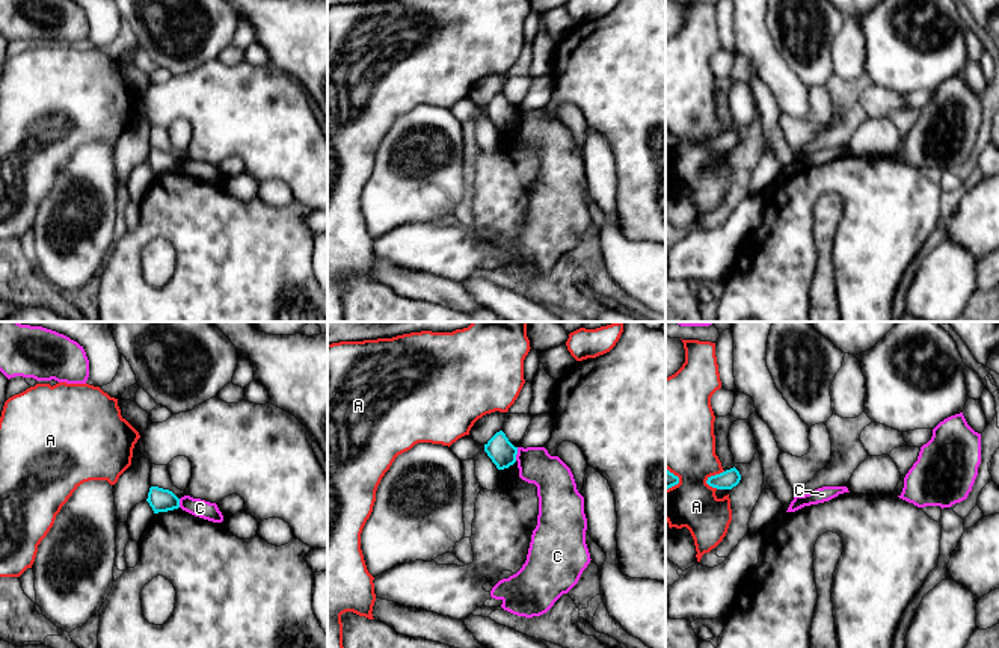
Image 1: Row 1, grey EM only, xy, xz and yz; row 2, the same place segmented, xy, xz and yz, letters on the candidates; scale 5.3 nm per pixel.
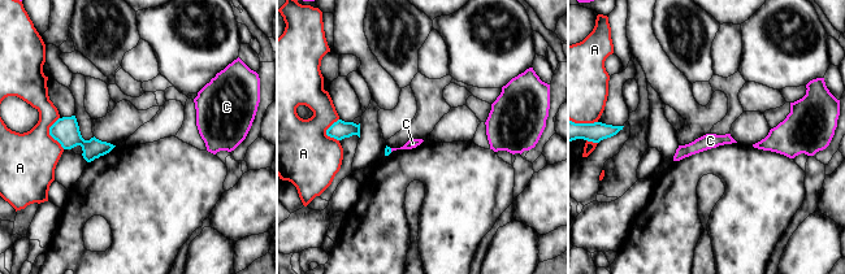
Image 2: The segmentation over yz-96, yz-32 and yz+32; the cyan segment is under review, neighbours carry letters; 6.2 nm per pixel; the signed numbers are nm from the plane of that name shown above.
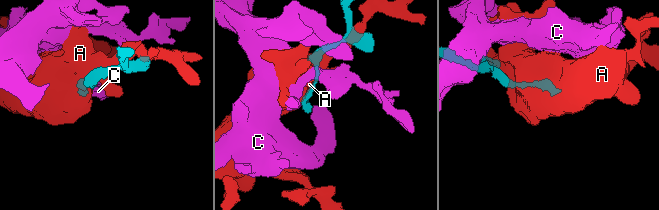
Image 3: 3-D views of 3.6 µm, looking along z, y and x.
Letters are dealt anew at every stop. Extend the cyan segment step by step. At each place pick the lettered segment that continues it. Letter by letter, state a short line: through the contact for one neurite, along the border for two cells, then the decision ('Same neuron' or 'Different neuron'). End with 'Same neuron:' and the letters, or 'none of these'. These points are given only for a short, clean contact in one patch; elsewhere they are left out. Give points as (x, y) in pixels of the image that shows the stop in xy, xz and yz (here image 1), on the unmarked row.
A: Different neuron
C: Line: xz (518, 109), (515, 121). Different neuron
Same neuron: none of these

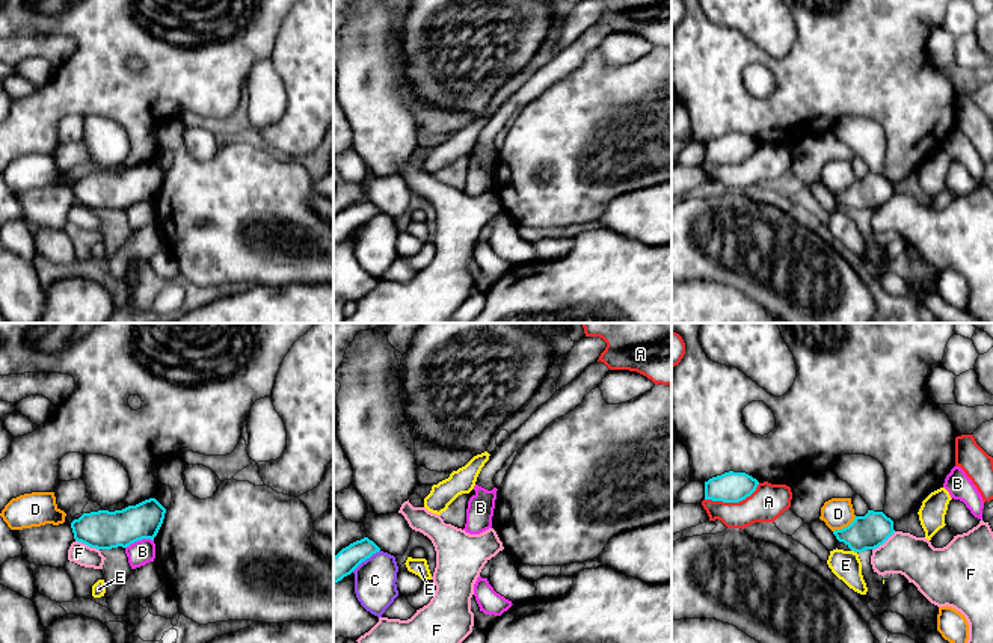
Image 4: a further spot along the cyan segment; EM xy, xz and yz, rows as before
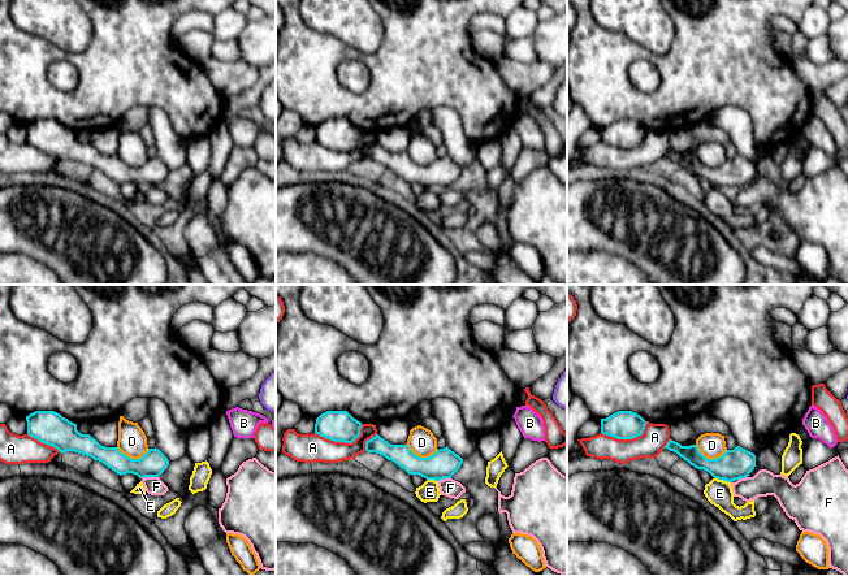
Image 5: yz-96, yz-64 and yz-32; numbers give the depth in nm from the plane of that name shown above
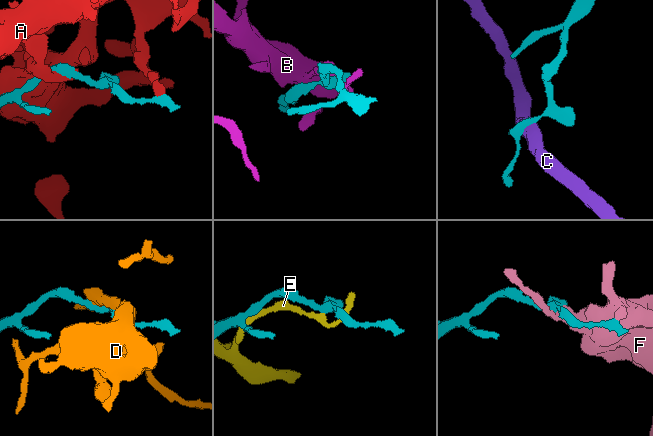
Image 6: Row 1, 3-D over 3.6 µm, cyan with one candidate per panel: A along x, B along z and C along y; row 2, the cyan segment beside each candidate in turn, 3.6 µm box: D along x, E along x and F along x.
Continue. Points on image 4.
A: Different neuron
B: Line: xy (153, 201), (138, 201), (126, 210). Different neuron
C: Line: xz (379, 212), (352, 233). Different neuron
D: Different neuron
E: Line: yz (851, 212), (856, 215). Different neuron
F: Different neuron
Same neuron: none of these

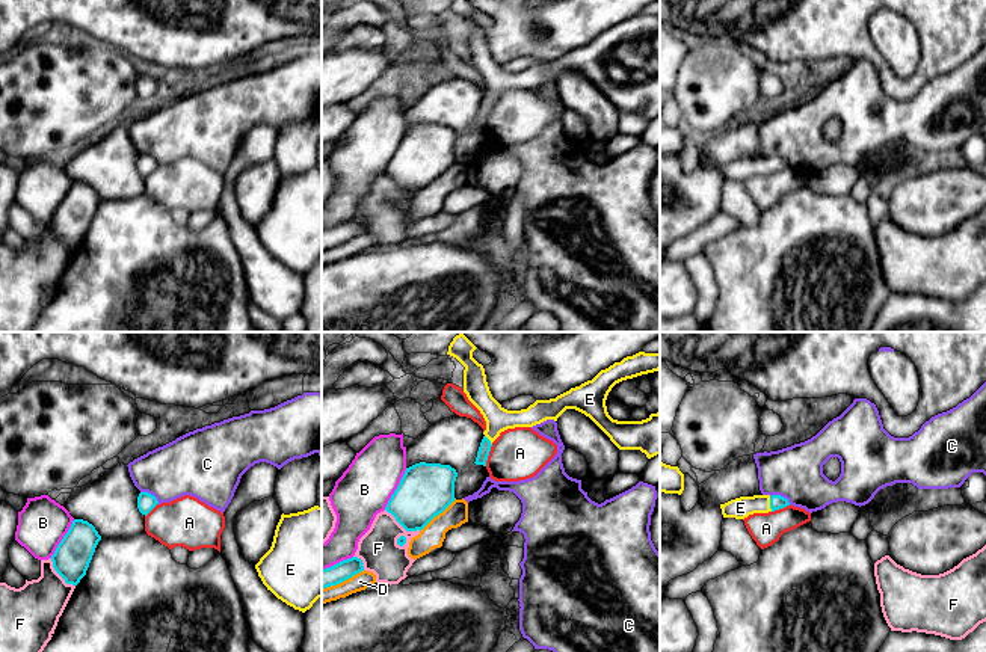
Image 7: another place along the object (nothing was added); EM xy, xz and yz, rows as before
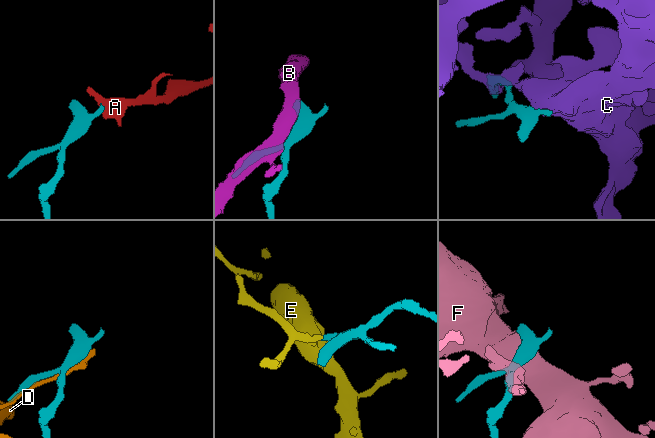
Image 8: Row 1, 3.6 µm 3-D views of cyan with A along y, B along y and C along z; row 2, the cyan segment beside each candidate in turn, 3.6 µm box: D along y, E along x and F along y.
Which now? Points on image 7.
A: Line: xz (492, 106), (485, 127). Different neuron
B: Different neuron
C: Different neuron
D: Different neuron
E: Line: yz (776, 163), (770, 166), (740, 169). Same neuron
F: Different neuron
Same neuron: E

